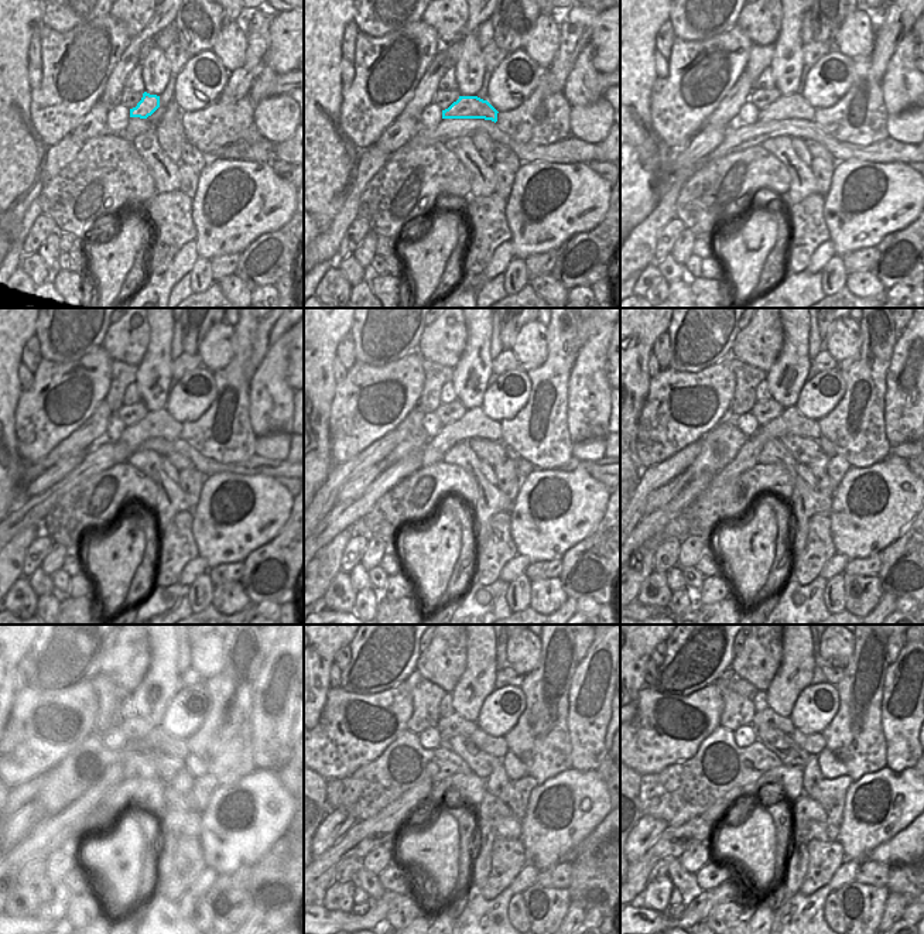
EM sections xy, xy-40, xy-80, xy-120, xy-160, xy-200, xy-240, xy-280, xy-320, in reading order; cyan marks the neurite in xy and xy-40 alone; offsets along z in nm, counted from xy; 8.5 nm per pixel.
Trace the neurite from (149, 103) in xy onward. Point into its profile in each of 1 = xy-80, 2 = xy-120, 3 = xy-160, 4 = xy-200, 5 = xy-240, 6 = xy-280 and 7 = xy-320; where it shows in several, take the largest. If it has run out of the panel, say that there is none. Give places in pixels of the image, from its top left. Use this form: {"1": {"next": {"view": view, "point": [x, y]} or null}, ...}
{"1": {"next": {"view": "xy-80", "point": [794, 106]}}, "2": {"next": {"view": "xy-120", "point": [160, 423]}}, "3": {"next": {"view": "xy-160", "point": [475, 423]}}, "4": {"next": {"view": "xy-200", "point": [790, 421]}}, "5": {"next": {"view": "xy-240", "point": [54, 832]}}, "6": {"next": {"view": "xy-280", "point": [362, 837]}}, "7": {"next": {"view": "xy-320", "point": [673, 841]}}}

